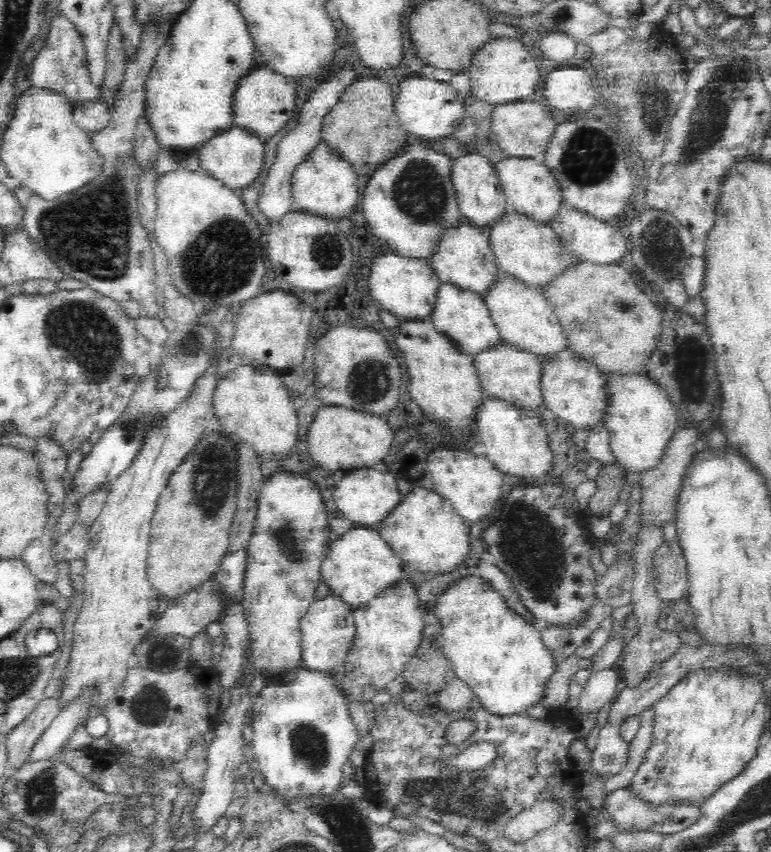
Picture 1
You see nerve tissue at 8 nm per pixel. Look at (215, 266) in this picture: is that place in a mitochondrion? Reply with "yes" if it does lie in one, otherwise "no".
yes

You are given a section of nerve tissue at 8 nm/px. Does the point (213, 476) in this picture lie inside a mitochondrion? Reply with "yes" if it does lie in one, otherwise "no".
yes

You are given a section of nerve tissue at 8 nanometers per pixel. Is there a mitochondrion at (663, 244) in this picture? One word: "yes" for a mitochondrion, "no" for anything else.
yes

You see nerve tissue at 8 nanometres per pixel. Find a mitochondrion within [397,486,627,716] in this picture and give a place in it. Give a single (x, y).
(539, 587)

